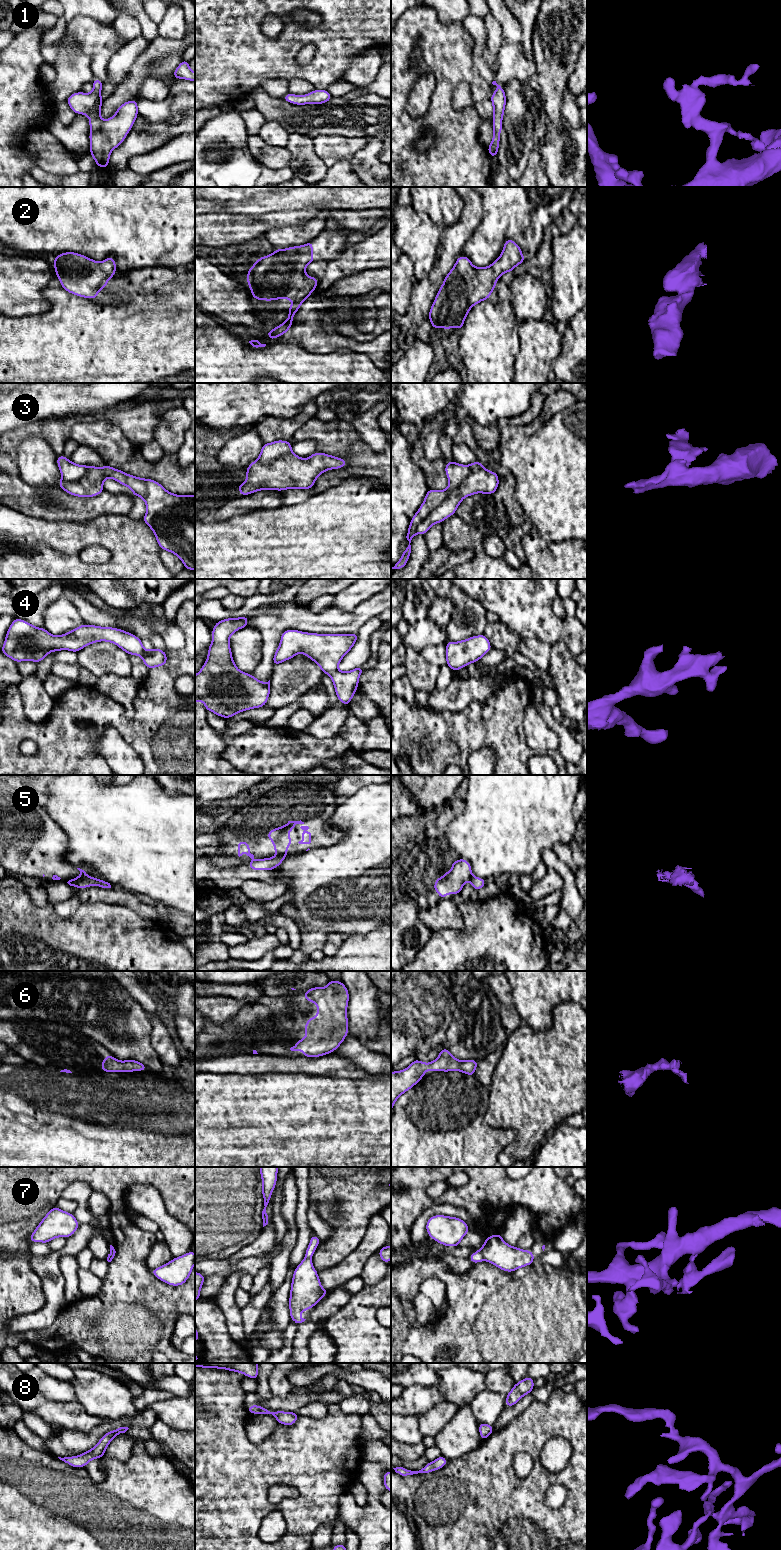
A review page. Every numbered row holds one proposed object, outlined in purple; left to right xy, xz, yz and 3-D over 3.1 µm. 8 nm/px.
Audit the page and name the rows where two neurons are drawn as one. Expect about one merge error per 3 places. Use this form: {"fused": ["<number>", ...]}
{"fused": ["3", "5", "7"]}

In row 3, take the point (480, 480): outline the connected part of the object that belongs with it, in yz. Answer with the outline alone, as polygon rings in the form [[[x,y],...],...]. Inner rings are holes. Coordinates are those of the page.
[[[478,460],[470,464],[469,468],[470,474],[417,526],[419,534],[425,535],[432,525],[442,523],[454,515],[465,497],[476,493],[494,495],[499,486],[497,473],[488,471]]]

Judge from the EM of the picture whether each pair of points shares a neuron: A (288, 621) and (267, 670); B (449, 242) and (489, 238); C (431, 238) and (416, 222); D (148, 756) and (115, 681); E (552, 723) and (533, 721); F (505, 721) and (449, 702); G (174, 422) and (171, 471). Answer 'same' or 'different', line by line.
A: same
B: different
C: same
D: different
E: different
F: different
G: different

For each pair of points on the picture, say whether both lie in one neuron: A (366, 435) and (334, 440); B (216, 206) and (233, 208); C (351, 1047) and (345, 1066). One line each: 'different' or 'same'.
A: different
B: same
C: different

